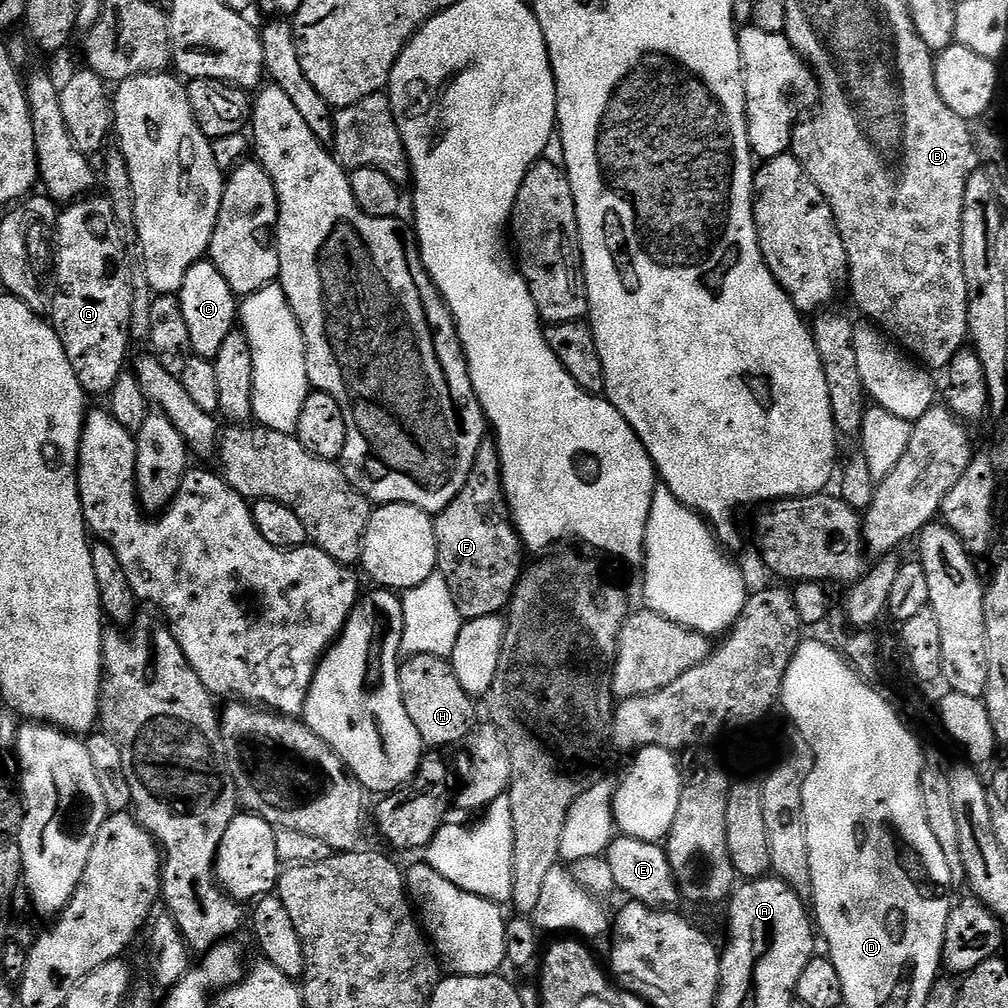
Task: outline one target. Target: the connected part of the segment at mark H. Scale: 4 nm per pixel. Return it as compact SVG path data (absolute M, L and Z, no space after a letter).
M430 654L408 656L400 664L400 693L406 716L414 722L429 749L444 750L447 744L467 741L477 727L473 697L462 690L462 682L458 682L451 663L445 657Z

